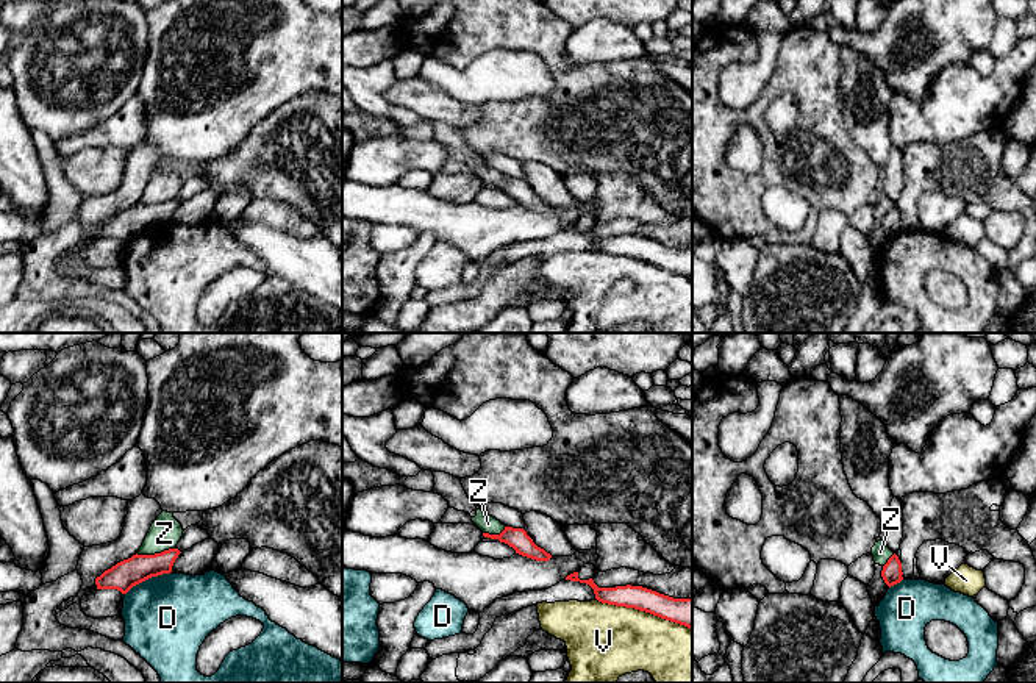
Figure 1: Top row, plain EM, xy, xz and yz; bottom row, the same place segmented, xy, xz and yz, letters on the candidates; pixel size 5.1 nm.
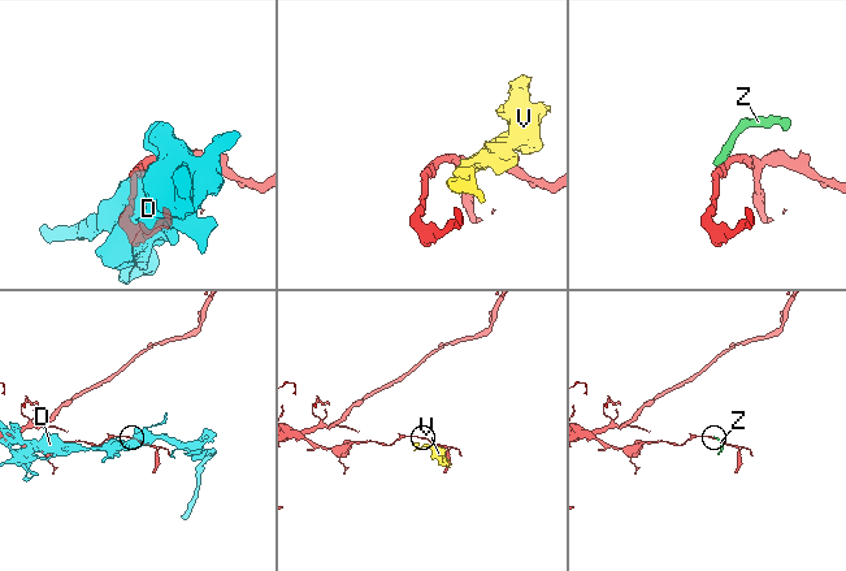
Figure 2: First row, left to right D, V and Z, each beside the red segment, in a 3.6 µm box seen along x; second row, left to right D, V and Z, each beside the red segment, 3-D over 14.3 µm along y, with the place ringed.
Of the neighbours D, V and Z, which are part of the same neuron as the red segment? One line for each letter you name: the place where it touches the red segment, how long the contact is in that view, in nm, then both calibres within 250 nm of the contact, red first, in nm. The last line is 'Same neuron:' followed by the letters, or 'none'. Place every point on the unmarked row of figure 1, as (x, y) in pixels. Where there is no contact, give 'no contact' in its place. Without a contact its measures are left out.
Same neuron: none

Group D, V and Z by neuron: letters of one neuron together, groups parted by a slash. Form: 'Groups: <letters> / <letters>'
Groups: D / V / Z

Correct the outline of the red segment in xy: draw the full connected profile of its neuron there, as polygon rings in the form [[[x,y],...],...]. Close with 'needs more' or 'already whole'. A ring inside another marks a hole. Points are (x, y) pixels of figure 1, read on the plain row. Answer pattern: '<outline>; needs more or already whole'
[[[169,198],[155,205],[133,205],[95,228],[97,239],[117,239],[127,244],[133,236],[163,223],[170,223],[181,202]]]; already whole

